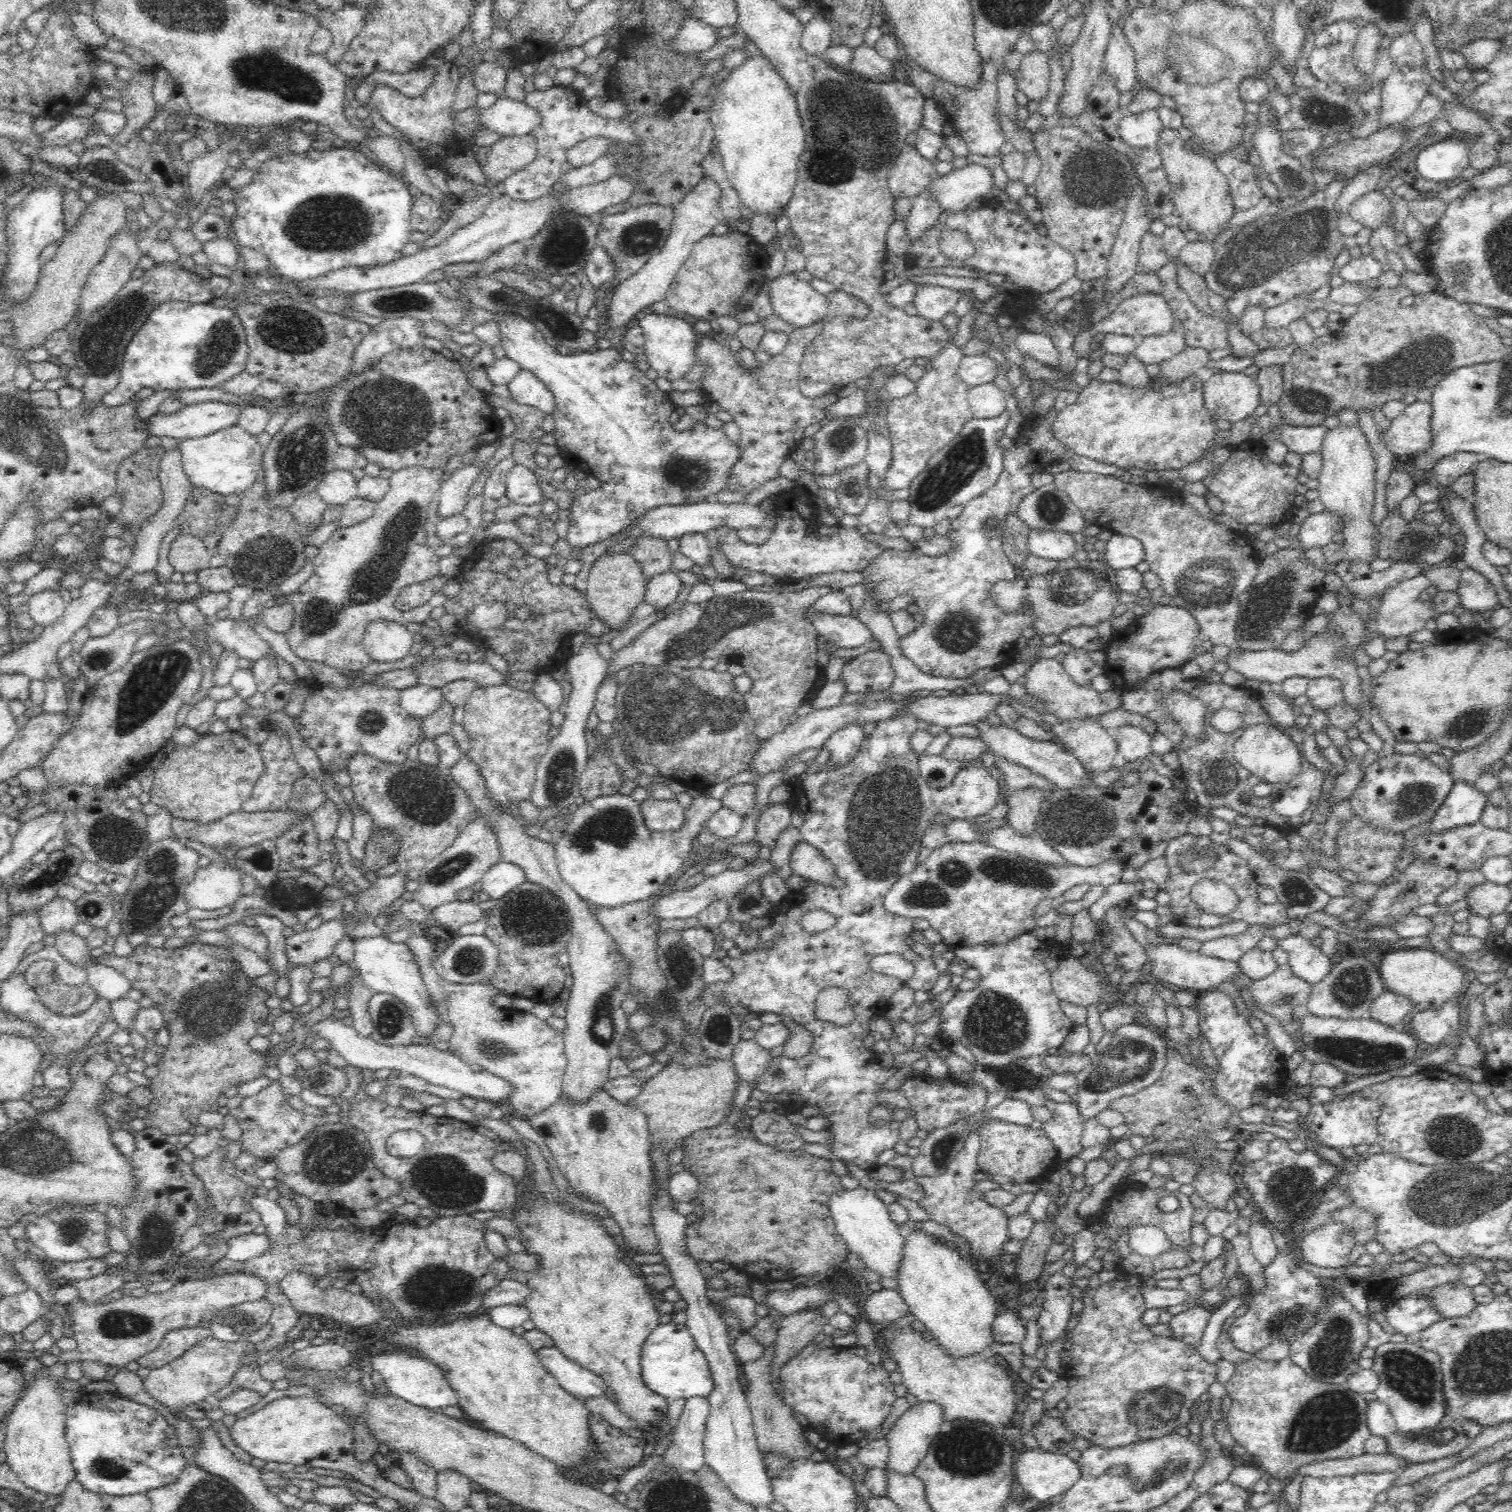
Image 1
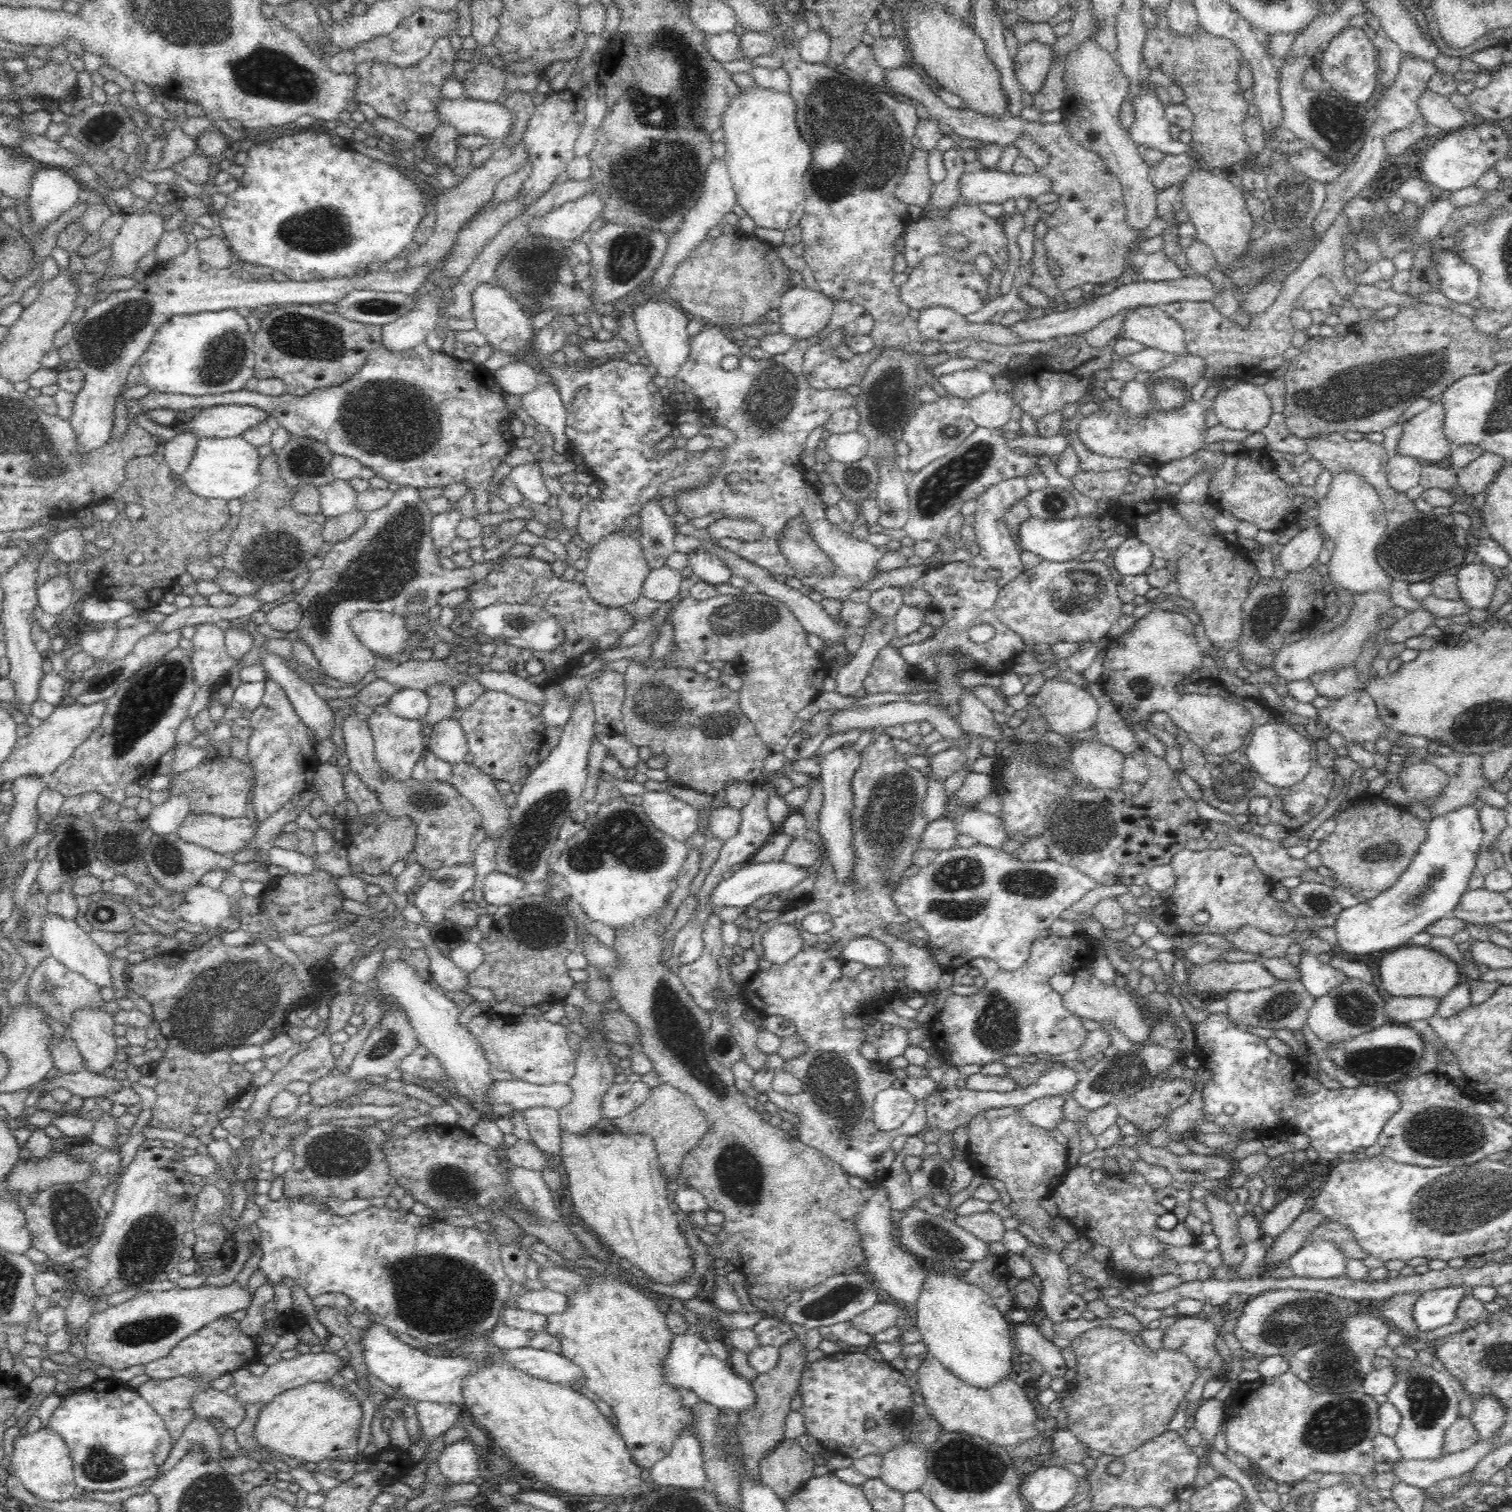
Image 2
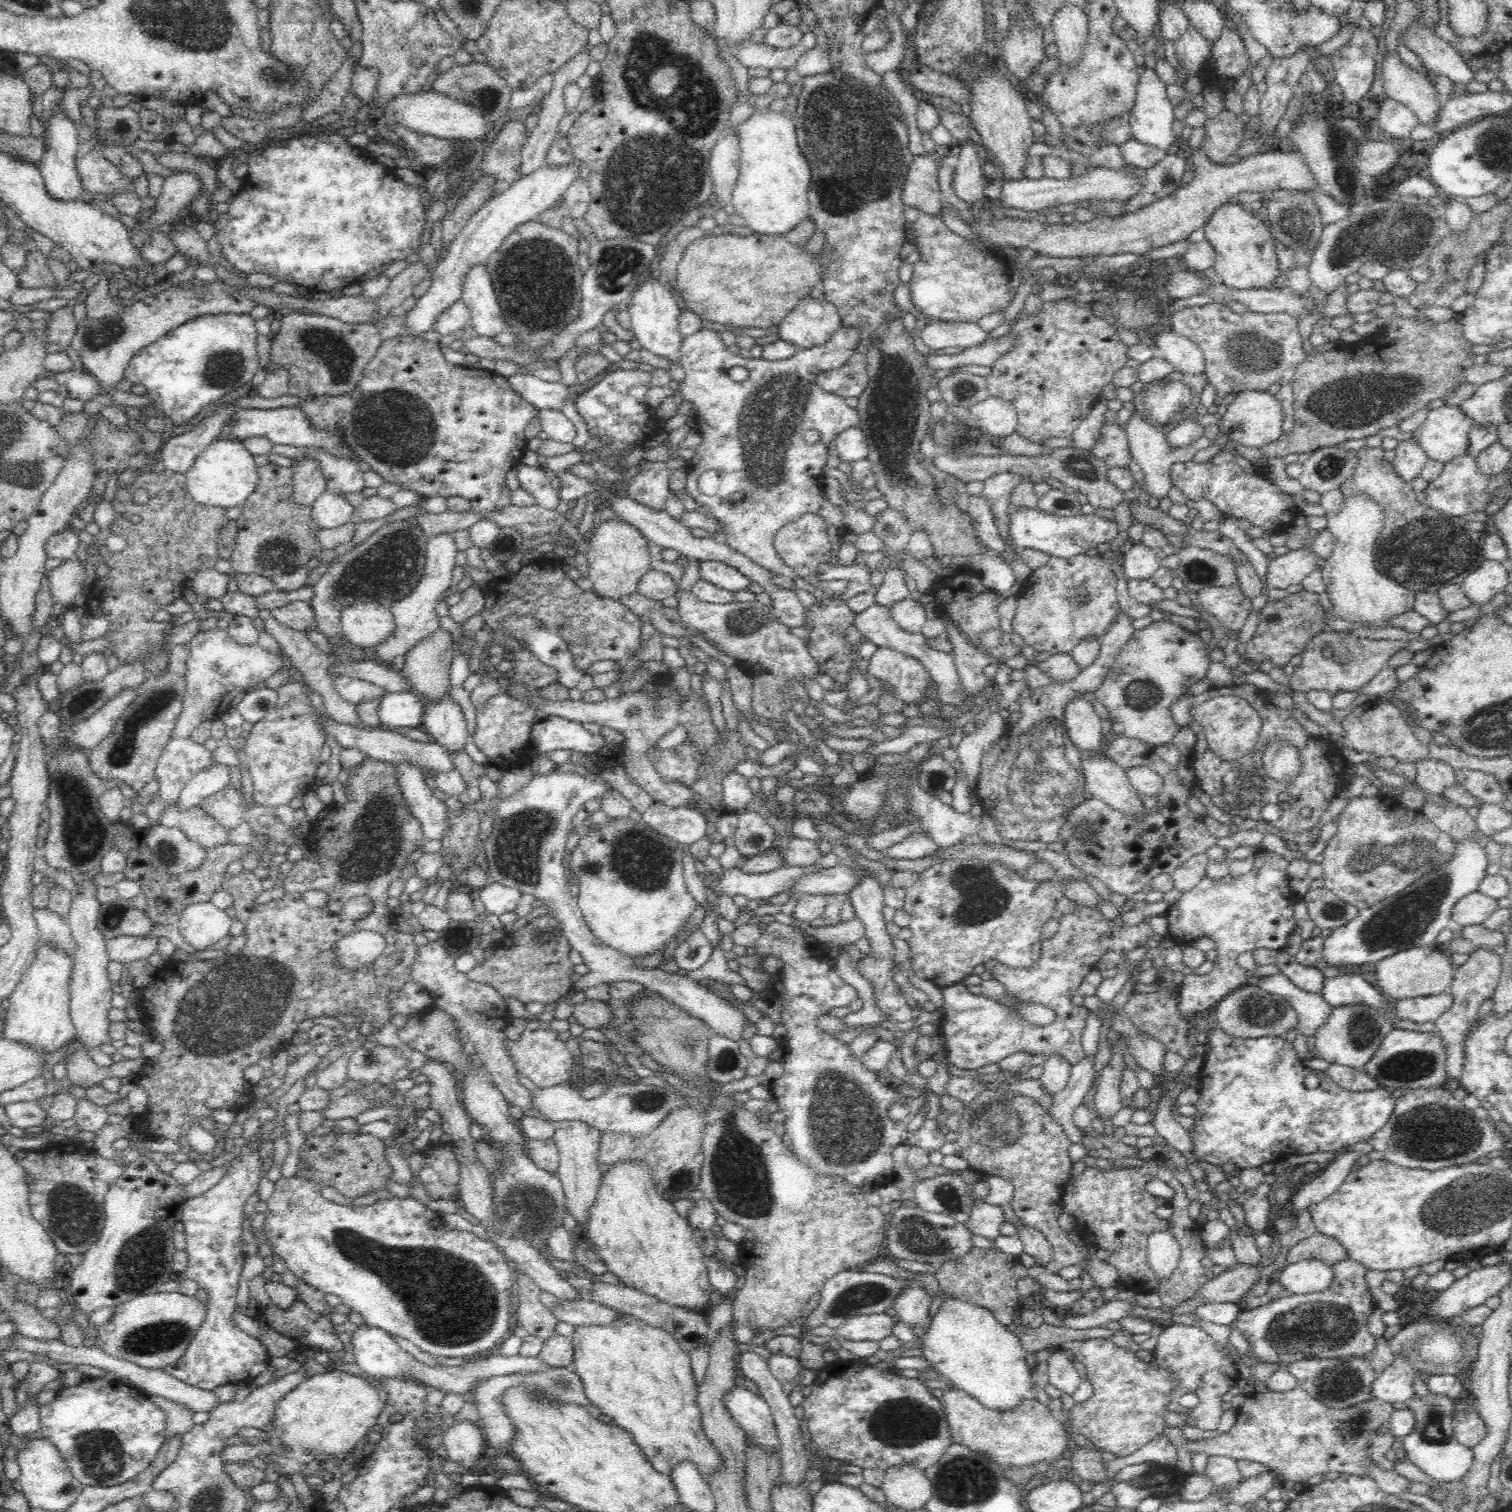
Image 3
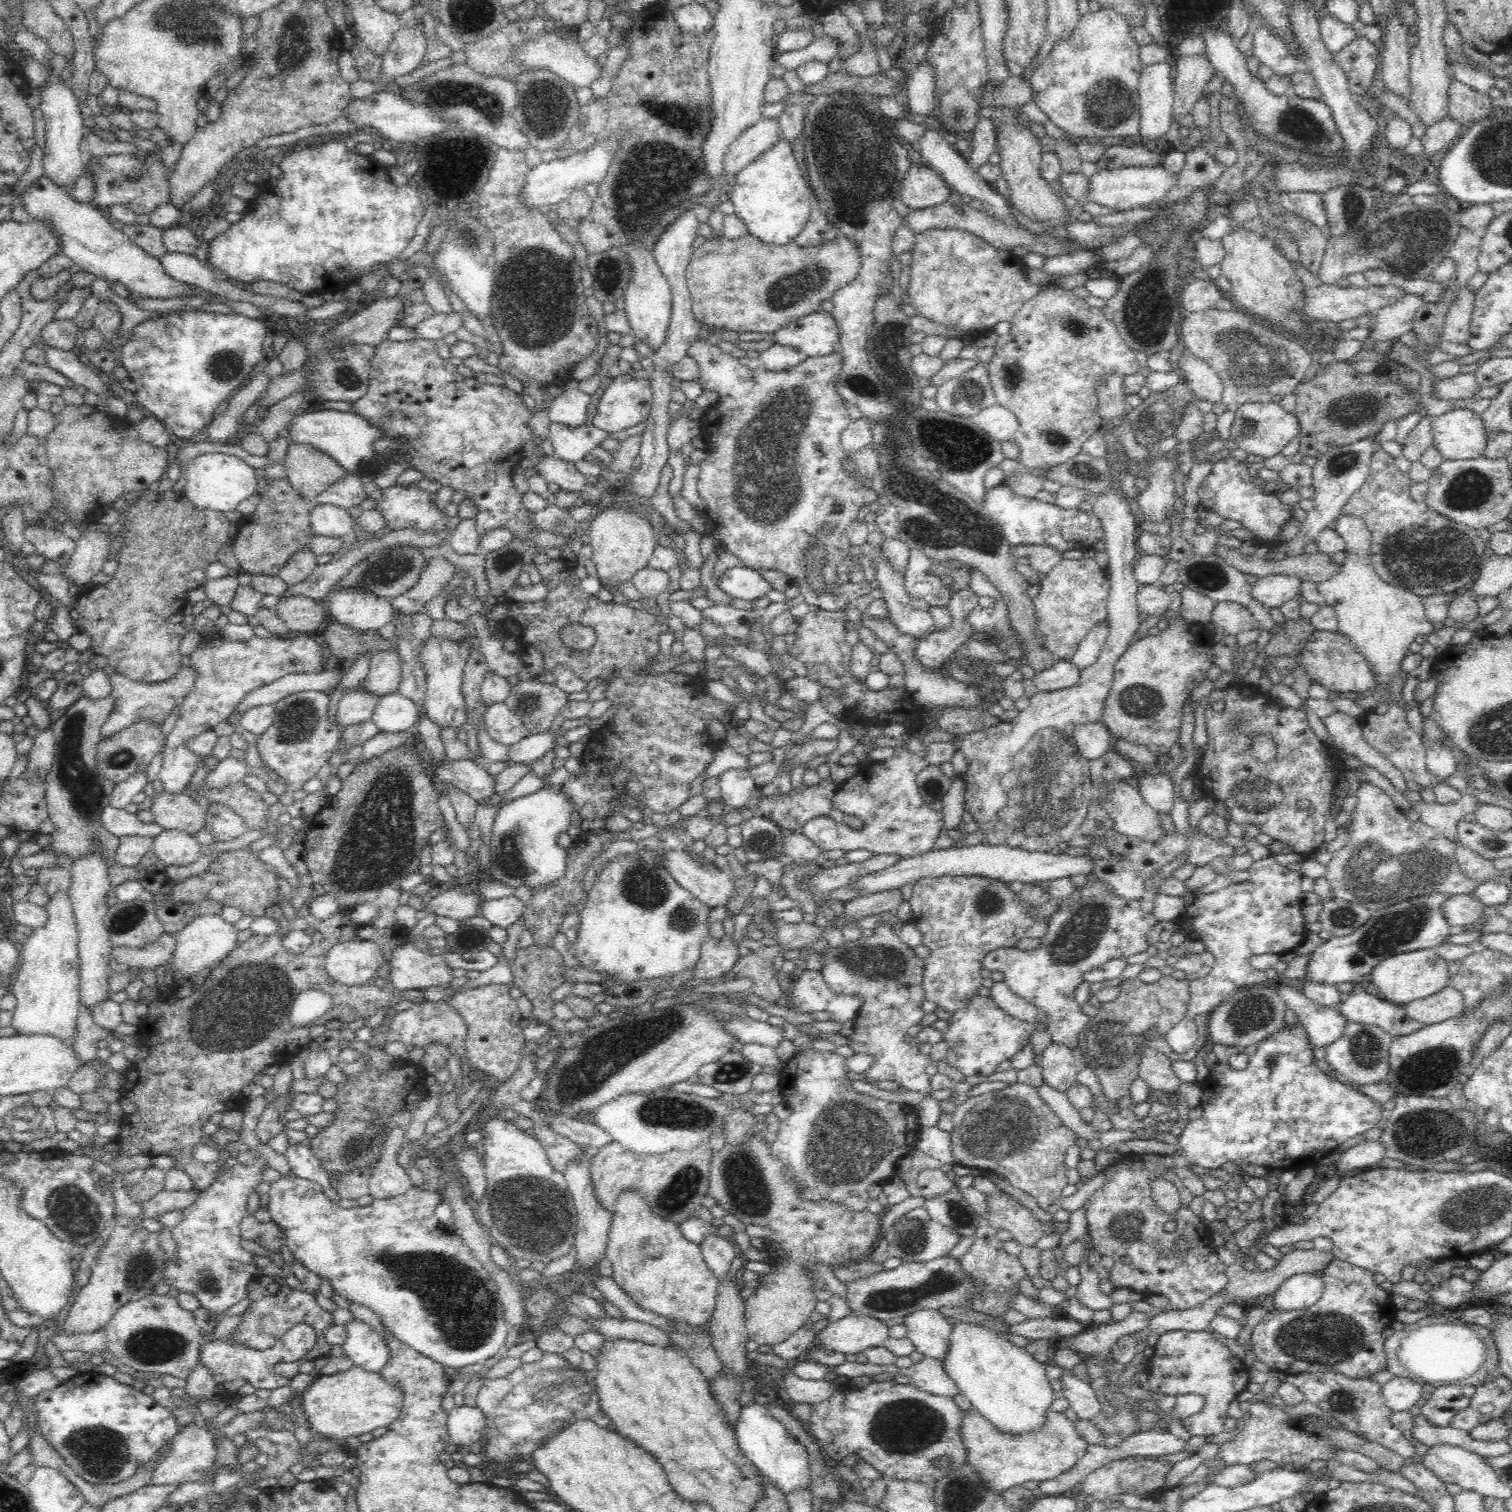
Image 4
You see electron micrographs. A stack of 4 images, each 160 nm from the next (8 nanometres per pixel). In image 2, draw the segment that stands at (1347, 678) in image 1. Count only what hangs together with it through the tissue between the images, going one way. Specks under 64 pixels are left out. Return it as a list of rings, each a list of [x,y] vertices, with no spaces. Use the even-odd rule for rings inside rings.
[[[1388,593],[1358,595],[1354,600],[1354,608],[1352,608],[1348,620],[1337,631],[1325,637],[1304,637],[1294,644],[1281,648],[1271,666],[1274,667],[1280,679],[1284,678],[1288,681],[1305,680],[1316,672],[1354,667],[1356,658],[1364,646],[1364,641],[1368,636],[1376,633],[1376,620],[1392,607],[1393,604]]]

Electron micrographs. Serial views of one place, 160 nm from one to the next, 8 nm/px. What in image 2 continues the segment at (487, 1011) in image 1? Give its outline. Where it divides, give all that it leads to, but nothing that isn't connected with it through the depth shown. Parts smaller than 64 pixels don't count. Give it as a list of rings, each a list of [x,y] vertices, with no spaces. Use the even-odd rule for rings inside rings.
[[[491,1012],[474,1016],[468,1030],[478,1039],[493,1068],[506,1070],[524,1082],[538,1085],[569,1084],[574,1076],[575,1056],[570,1051],[565,1026],[547,1022],[543,1017],[522,1015],[505,1017]],[[548,1107],[529,1108],[524,1115],[530,1141],[548,1159],[562,1157],[562,1141],[559,1127],[559,1112]]]

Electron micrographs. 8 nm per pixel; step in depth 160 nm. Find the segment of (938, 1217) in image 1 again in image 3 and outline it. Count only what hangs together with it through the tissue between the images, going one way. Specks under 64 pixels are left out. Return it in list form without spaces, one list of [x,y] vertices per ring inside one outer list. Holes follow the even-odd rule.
[[[978,1200],[973,1203],[971,1215],[966,1225],[972,1235],[978,1234],[978,1236],[984,1236],[989,1240],[995,1240],[999,1235],[998,1228],[1004,1221],[1004,1213],[999,1206]]]

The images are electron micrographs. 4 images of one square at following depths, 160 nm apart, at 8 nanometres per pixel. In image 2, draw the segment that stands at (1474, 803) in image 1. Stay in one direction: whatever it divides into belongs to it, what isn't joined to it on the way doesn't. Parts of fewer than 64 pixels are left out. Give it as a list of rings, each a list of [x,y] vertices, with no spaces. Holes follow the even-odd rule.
[[[1472,805],[1432,818],[1427,839],[1400,880],[1388,892],[1364,904],[1344,909],[1337,917],[1333,926],[1338,939],[1334,952],[1341,956],[1390,953],[1398,947],[1410,946],[1409,941],[1426,932],[1438,920],[1453,918],[1462,896],[1472,890],[1470,880],[1482,852],[1486,850],[1484,838],[1479,812]]]

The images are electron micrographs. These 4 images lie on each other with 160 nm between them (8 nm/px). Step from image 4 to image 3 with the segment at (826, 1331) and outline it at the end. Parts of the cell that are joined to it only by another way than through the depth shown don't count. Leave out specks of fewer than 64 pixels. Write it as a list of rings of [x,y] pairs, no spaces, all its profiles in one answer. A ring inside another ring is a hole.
[[[887,1313],[861,1314],[851,1316],[834,1329],[832,1336],[845,1342],[874,1342],[880,1343],[887,1336],[892,1335],[894,1321]]]

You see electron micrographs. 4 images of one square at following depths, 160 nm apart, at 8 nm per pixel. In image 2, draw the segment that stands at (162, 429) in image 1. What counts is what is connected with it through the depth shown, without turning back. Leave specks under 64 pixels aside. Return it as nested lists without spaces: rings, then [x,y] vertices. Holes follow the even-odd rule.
[[[232,404],[207,407],[184,415],[185,421],[176,425],[182,432],[202,438],[238,438],[258,424],[268,424],[272,431],[279,428],[278,421],[254,406]]]

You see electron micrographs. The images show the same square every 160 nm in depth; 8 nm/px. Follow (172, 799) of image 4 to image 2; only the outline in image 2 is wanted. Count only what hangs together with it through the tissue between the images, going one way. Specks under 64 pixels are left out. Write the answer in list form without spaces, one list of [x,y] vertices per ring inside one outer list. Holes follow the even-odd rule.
[[[188,814],[178,825],[182,840],[198,844],[218,854],[237,853],[254,836],[252,822],[247,817],[235,819],[210,814]]]

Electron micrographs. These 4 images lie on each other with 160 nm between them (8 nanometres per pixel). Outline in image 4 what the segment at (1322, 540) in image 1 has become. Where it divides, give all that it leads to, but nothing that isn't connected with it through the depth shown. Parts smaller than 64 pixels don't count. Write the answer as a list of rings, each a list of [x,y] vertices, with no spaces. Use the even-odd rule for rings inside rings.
[[[1269,574],[1257,577],[1251,586],[1252,599],[1266,610],[1280,610],[1288,600],[1298,599],[1300,594],[1300,579],[1292,575]]]

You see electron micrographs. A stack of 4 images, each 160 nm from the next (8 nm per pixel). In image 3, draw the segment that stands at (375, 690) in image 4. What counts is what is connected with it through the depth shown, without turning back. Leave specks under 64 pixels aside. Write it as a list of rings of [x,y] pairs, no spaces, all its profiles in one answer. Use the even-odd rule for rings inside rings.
[[[442,534],[438,538],[427,540],[422,576],[418,580],[416,588],[408,596],[394,601],[394,604],[389,606],[394,617],[394,630],[378,645],[370,649],[372,651],[371,660],[374,660],[382,667],[388,667],[390,670],[390,667],[393,668],[396,658],[406,655],[424,636],[430,635],[430,632],[434,632],[440,627],[435,606],[438,604],[442,593],[451,588],[452,570],[455,567],[454,557],[458,551],[454,538],[450,534]]]

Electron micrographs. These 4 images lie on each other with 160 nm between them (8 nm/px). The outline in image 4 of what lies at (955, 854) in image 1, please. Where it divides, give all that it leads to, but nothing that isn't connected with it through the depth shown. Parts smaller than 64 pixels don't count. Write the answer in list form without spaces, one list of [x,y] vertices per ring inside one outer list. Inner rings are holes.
[[[944,876],[944,878],[924,878],[924,880],[920,880],[914,884],[910,906],[912,907],[913,913],[912,921],[924,937],[923,945],[932,951],[932,955],[926,959],[925,962],[924,982],[922,983],[923,989],[925,990],[926,1001],[930,1001],[938,1005],[943,1016],[956,1014],[956,1012],[964,1012],[969,1001],[974,999],[975,996],[978,996],[980,988],[983,987],[982,981],[984,978],[980,975],[980,970],[983,969],[984,958],[996,950],[1015,947],[1017,942],[1020,942],[1020,940],[1026,937],[1026,932],[1028,932],[1028,930],[1035,924],[1036,917],[1036,910],[1032,908],[1032,906],[1021,902],[1019,896],[1010,888],[1007,888],[1004,883],[1001,884],[1001,882],[995,882],[994,879],[986,879],[980,876]]]

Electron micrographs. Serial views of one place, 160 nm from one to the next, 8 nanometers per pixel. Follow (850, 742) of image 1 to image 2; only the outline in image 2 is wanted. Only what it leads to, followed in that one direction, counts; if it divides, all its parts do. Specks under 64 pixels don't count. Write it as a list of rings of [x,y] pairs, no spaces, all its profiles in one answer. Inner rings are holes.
[[[847,747],[831,750],[826,754],[815,754],[812,758],[821,768],[821,783],[823,799],[819,809],[819,832],[825,840],[828,858],[835,871],[836,879],[851,888],[853,892],[860,892],[862,886],[856,883],[856,857],[853,849],[853,808],[855,807],[852,781],[861,763],[861,754]]]

